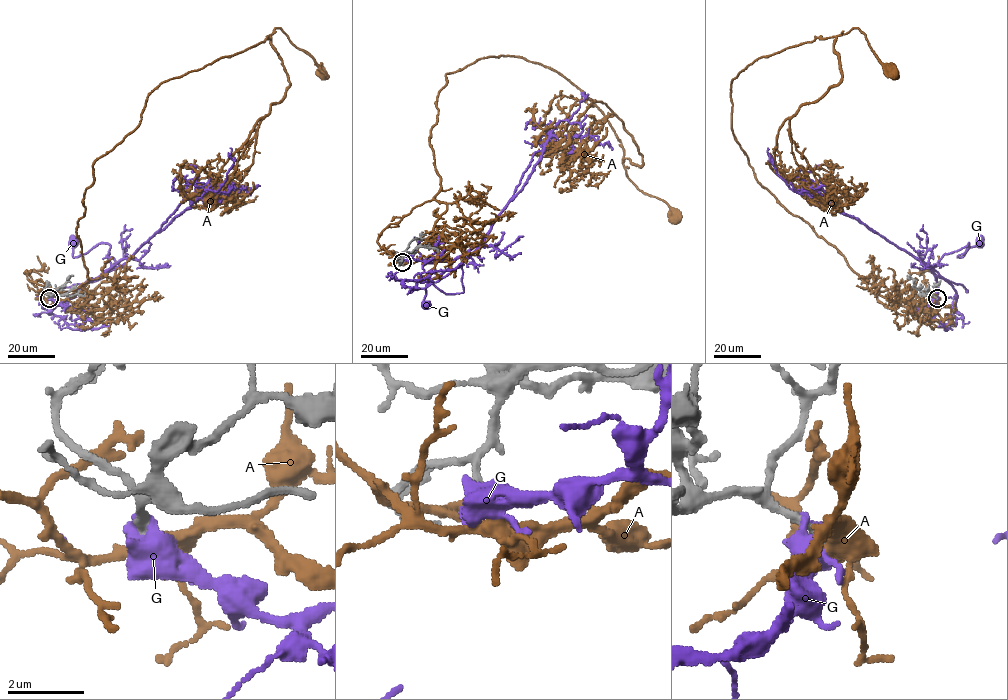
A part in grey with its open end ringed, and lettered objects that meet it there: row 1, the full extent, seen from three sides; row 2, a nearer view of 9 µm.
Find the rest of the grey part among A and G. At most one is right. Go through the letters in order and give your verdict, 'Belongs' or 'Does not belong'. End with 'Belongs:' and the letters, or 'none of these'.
A: Does not belong
G: Does not belong
Belongs: none of these

